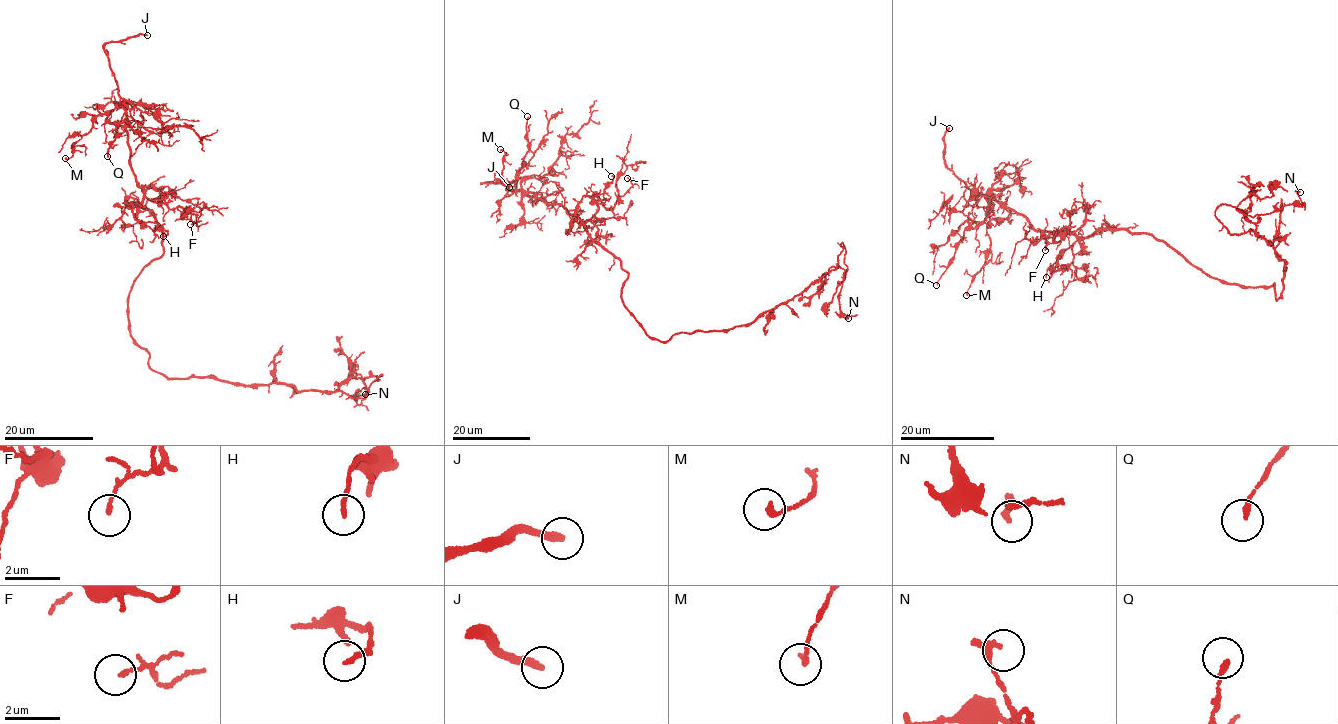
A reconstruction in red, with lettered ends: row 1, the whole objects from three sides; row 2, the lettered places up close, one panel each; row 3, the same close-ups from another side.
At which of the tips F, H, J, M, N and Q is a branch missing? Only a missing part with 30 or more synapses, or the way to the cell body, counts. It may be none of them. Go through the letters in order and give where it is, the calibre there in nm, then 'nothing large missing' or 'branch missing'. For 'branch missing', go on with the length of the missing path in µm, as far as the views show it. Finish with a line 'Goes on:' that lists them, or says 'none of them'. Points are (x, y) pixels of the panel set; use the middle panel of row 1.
F: at (627, 178); 110 nm thick; nothing large missing
H: at (611, 176); 160 nm thick; nothing large missing
J: at (509, 187); 280 nm thick; branch missing; about 20 µm are missing
M: at (500, 149); 180 nm thick; nothing large missing
N: at (848, 318); 240 nm thick; nothing large missing
Q: at (527, 116); 160 nm thick; nothing large missing
Goes on: J

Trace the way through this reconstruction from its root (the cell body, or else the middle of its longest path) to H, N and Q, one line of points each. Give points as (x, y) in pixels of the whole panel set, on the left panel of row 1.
H: (128, 317), (136, 278), (163, 251), (151, 213), (131, 202), (133, 218), (158, 224), (168, 231), (163, 236)
N: (128, 317), (149, 366), (171, 378), (283, 383), (356, 399), (365, 387), (354, 394), (359, 404), (365, 394)
Q: (128, 317), (135, 281), (162, 254), (163, 239), (142, 205), (121, 106), (107, 118), (117, 134), (107, 156)

